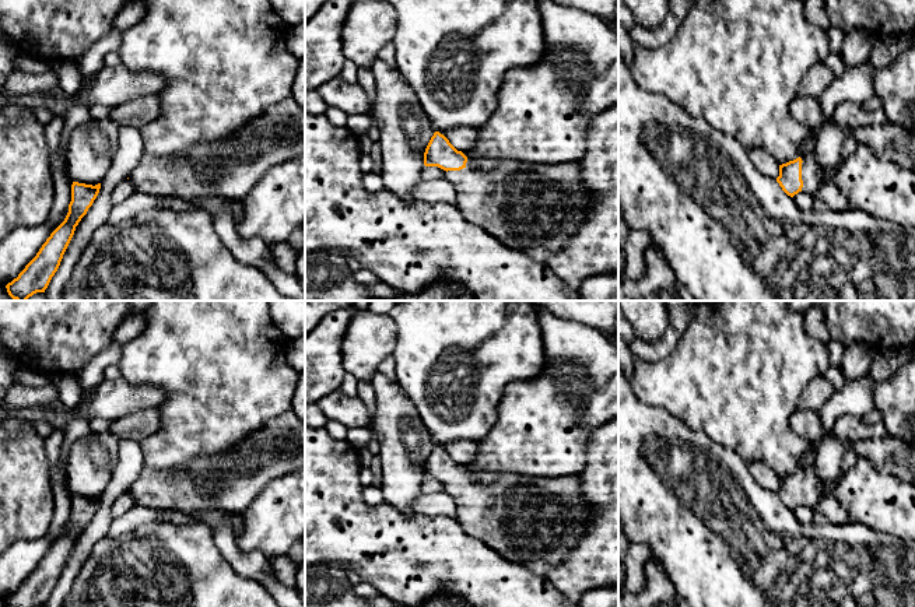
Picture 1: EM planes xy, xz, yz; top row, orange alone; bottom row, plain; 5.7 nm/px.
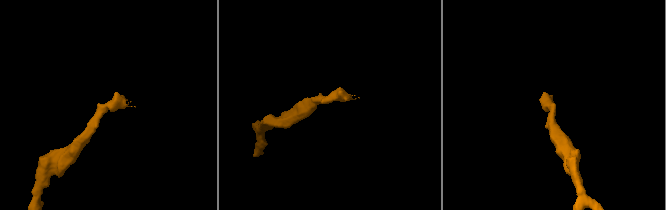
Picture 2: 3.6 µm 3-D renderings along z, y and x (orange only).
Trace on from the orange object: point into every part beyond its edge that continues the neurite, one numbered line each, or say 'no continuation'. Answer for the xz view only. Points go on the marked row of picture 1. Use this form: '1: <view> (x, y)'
1: xz (529, 207)

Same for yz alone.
1: yz (812, 176)

